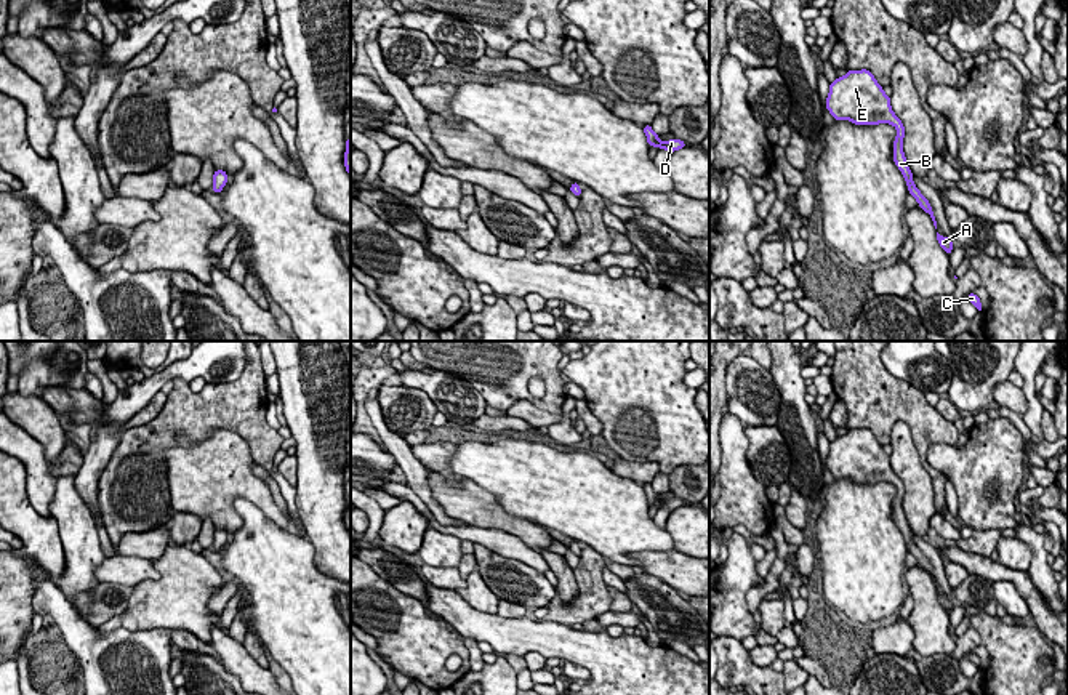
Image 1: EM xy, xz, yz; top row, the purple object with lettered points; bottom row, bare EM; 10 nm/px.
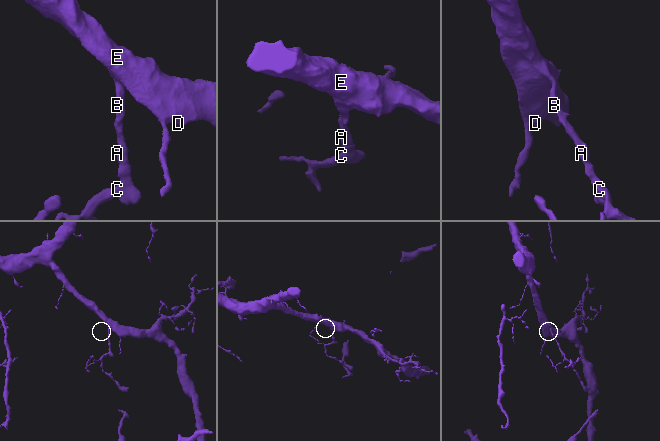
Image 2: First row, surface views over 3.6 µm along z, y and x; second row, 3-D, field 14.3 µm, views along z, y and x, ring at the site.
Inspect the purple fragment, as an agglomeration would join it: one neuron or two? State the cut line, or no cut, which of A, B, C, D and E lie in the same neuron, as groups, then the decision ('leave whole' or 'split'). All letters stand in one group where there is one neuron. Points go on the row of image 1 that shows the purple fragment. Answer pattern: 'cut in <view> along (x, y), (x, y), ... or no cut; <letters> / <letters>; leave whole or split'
no cut; A B C D E; leave whole

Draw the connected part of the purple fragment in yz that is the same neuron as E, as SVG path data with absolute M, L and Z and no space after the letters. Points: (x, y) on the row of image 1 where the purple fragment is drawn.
M847 70L844 77L829 83L829 93L825 102L834 120L850 120L855 125L879 125L890 123L897 128L893 141L893 162L901 171L908 192L917 200L917 205L932 218L937 229L937 221L932 205L914 186L906 157L903 152L905 127L890 107L890 96L877 83L871 70Z

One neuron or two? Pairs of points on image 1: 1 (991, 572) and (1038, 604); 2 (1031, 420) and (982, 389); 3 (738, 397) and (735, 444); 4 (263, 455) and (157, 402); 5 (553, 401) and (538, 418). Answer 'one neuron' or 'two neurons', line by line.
1: one neuron
2: two neurons
3: two neurons
4: two neurons
5: two neurons

